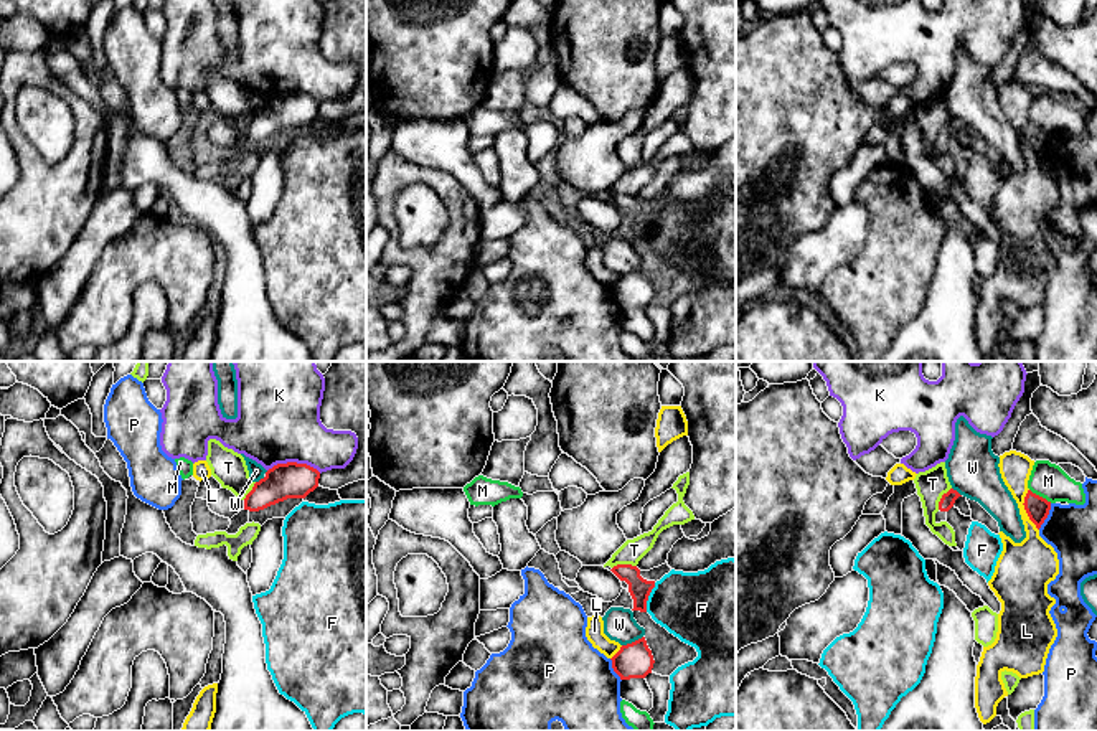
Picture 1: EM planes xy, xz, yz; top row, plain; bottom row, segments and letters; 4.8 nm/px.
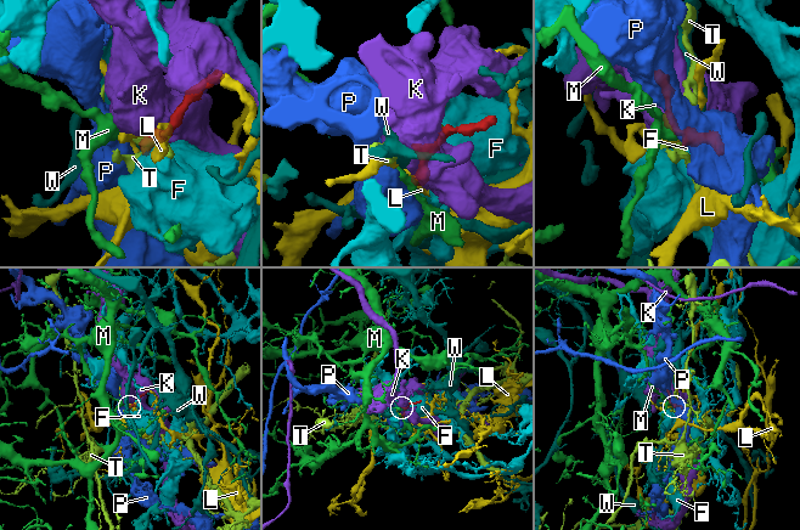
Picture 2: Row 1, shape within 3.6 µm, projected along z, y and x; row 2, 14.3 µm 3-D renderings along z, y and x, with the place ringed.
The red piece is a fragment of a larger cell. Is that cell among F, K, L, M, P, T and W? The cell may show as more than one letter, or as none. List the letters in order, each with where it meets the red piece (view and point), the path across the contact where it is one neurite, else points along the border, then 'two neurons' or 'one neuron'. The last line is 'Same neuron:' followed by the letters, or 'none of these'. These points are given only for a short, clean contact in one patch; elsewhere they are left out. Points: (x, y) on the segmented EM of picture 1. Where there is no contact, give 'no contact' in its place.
F: xz (647, 598) | along xz (655, 583), (645, 611) | two neurons
K: xy (294, 462) | two neurons
L: yz (1025, 509) | along yz (1028, 489), (1023, 509), (1038, 530) | two neurons
M: yz (1041, 497) | along yz (1030, 489), (1051, 502) | two neurons
P: yz (1046, 517) | along yz (1051, 504), (1048, 517), (1038, 528) | two neurons
T: xz (624, 565) | along xz (635, 565), (616, 565), (612, 568) | two neurons
W: xz (632, 642) | two neurons
Same neuron: none of these

